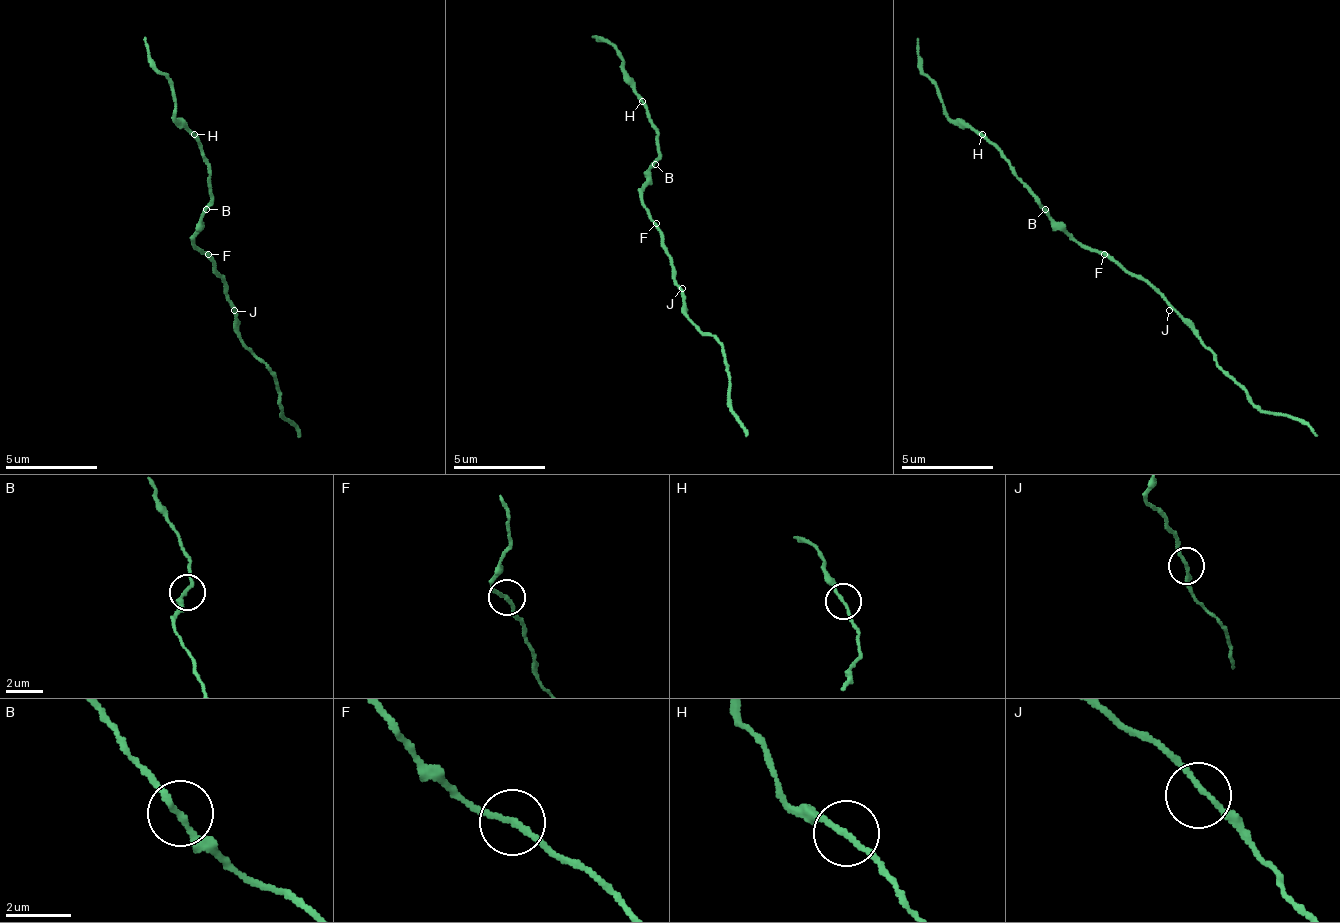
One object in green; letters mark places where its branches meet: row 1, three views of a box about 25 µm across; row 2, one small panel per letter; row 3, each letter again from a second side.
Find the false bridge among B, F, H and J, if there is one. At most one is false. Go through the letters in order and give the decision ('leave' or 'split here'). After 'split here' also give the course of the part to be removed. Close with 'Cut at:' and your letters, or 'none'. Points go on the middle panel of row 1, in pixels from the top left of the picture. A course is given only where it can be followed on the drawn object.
B: leave
F: leave
H: leave
J: leave
Cut at: none

